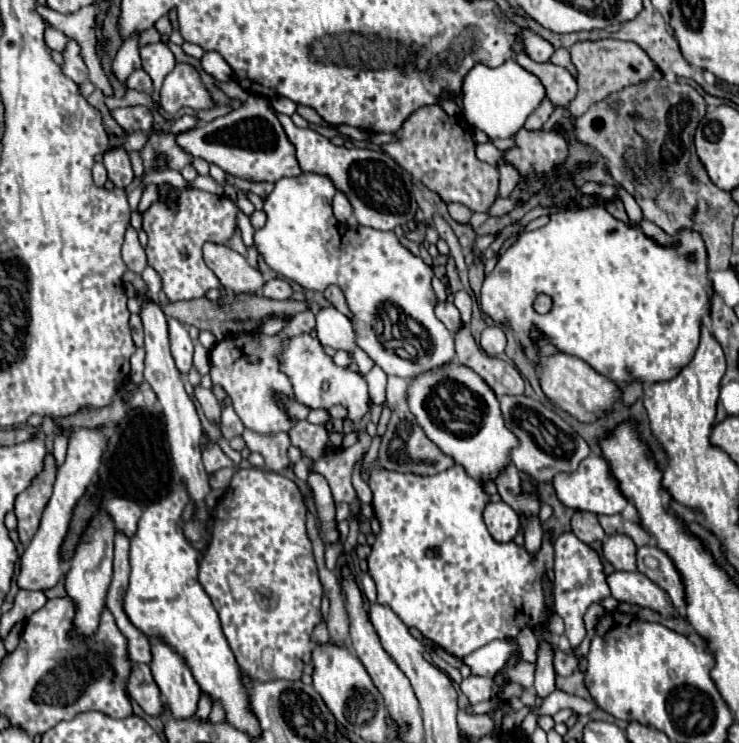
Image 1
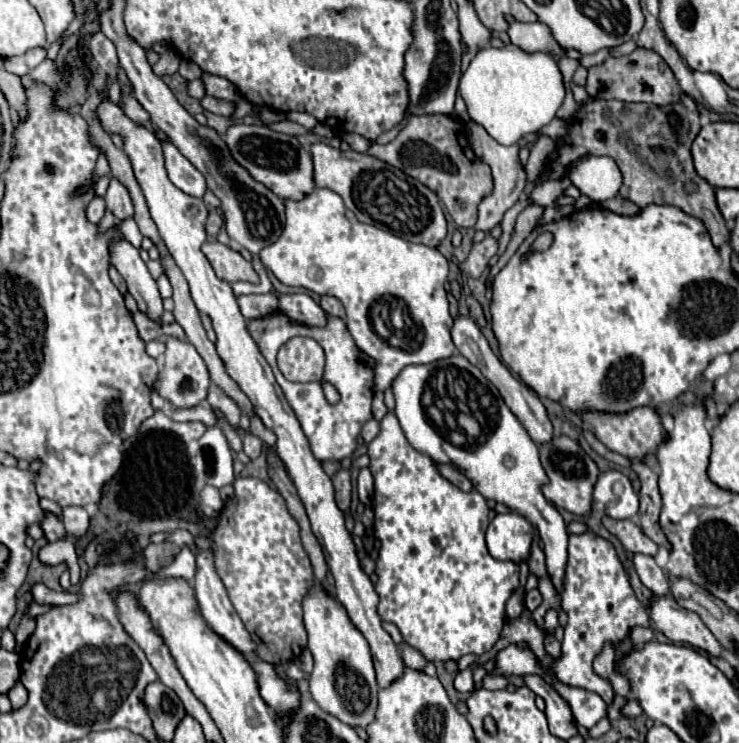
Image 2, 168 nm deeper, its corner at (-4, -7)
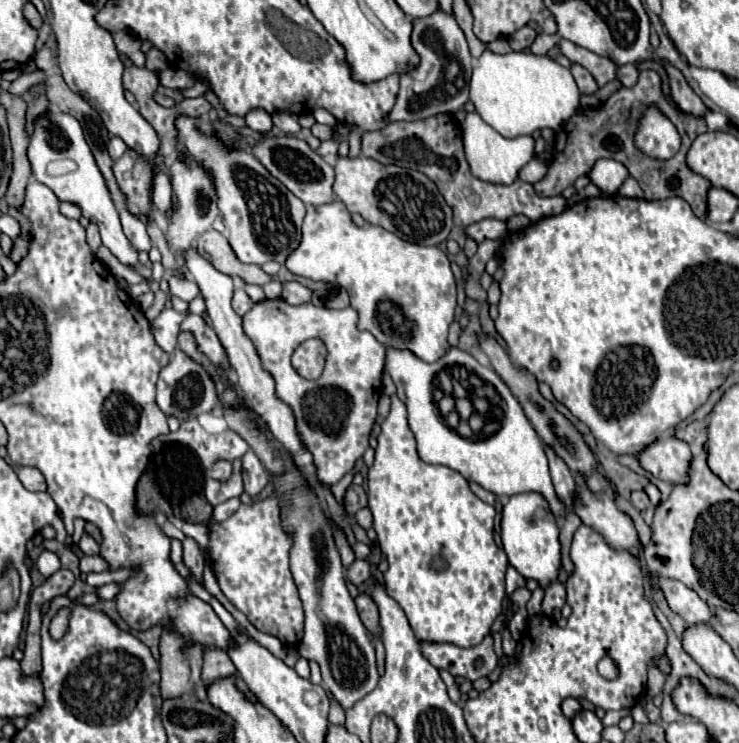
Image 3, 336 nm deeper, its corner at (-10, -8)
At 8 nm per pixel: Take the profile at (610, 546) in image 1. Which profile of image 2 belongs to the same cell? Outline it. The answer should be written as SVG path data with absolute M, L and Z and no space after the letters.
M633 555L633 565L635 565L635 571L637 571L641 583L647 589L651 589L655 595L669 595L667 573L655 563L653 557L649 557L649 555Z

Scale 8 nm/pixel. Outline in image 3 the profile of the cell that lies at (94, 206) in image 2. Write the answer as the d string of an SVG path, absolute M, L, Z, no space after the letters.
M89 224L89 228L87 228L87 244L89 244L89 248L93 250L93 254L95 254L97 248L101 246L101 236L99 236L99 230L97 230L95 224Z

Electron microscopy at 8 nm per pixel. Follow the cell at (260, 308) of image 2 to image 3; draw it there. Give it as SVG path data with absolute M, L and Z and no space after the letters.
M237 288L235 294L233 294L233 300L231 300L231 306L233 306L233 310L235 310L239 316L243 316L245 312L251 310L253 302L251 302L251 298L249 298L241 288Z

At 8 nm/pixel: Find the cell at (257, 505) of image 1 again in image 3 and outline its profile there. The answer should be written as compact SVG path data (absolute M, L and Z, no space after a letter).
M275 496L267 500L255 500L251 506L241 504L239 510L225 522L209 526L209 556L213 562L213 572L221 586L225 598L243 612L249 622L265 634L277 636L287 646L297 646L303 638L303 608L289 570L289 548L293 540L281 528L279 500Z

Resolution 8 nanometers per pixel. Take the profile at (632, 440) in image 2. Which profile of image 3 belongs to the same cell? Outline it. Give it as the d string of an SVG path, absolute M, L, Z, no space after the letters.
M671 434L645 448L637 458L641 466L659 480L665 480L673 486L689 482L689 468L693 460L691 450L687 442L677 440Z

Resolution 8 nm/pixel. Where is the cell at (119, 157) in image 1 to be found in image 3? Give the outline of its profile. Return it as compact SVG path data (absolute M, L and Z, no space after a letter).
M125 208L119 210L119 216L121 216L123 232L125 232L127 240L131 240L131 246L133 246L137 252L149 252L151 240L149 240L149 234L147 234L145 224L143 224L139 218L135 218L131 212L127 212Z

